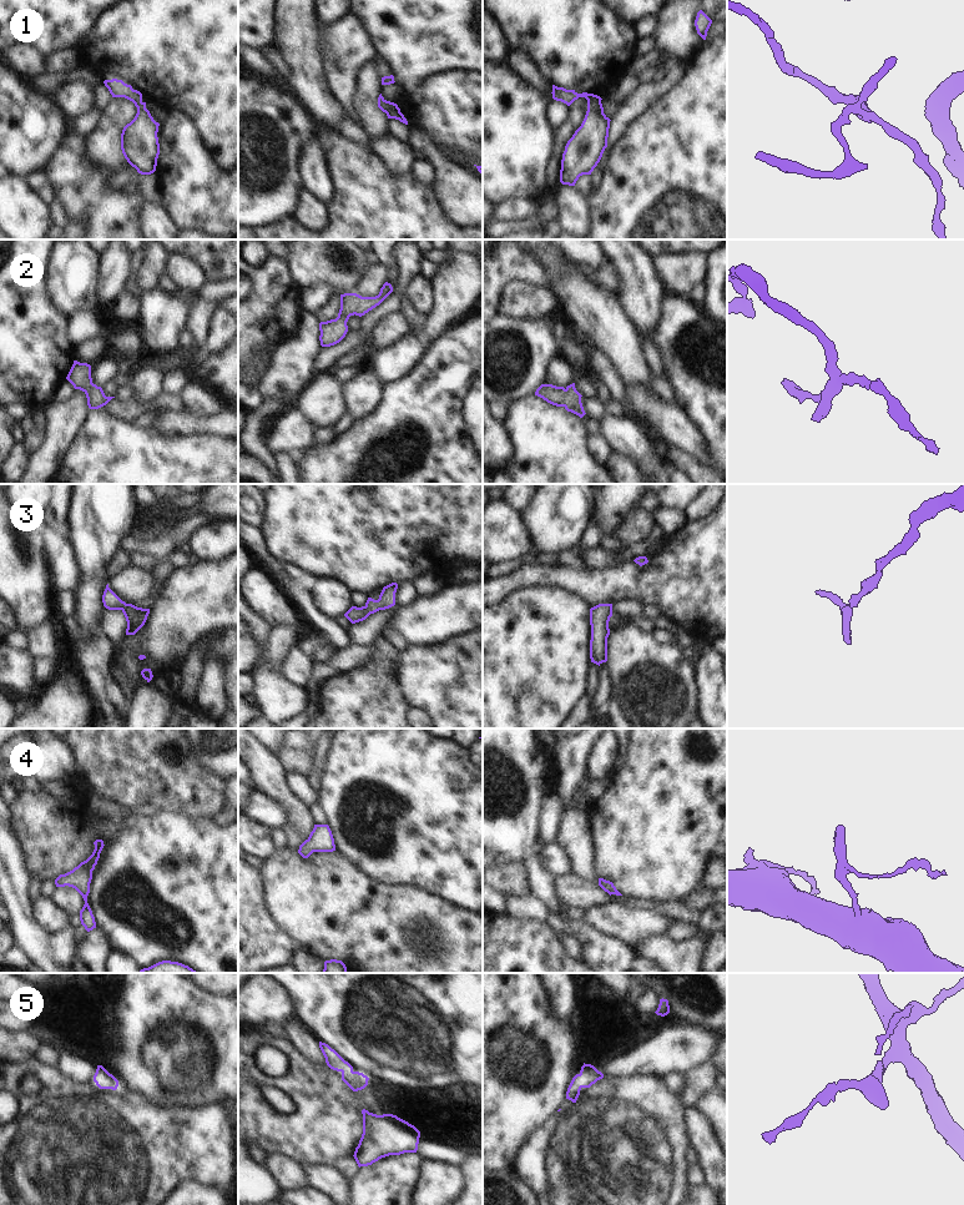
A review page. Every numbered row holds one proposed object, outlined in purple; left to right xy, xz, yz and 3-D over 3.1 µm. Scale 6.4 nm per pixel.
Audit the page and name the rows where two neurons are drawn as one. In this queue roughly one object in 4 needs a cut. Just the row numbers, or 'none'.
none

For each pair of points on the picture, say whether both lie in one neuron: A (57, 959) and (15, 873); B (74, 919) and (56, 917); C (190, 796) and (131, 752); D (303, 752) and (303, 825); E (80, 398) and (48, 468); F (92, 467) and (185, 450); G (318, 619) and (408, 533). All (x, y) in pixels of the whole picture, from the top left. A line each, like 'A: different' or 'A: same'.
A: same
B: different
C: same
D: different
E: same
F: same
G: different

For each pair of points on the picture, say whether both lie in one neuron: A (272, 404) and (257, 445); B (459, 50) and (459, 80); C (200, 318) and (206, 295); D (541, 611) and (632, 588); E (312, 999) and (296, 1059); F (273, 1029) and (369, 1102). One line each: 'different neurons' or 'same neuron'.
A: same neuron
B: different neurons
C: same neuron
D: different neurons
E: different neurons
F: different neurons

